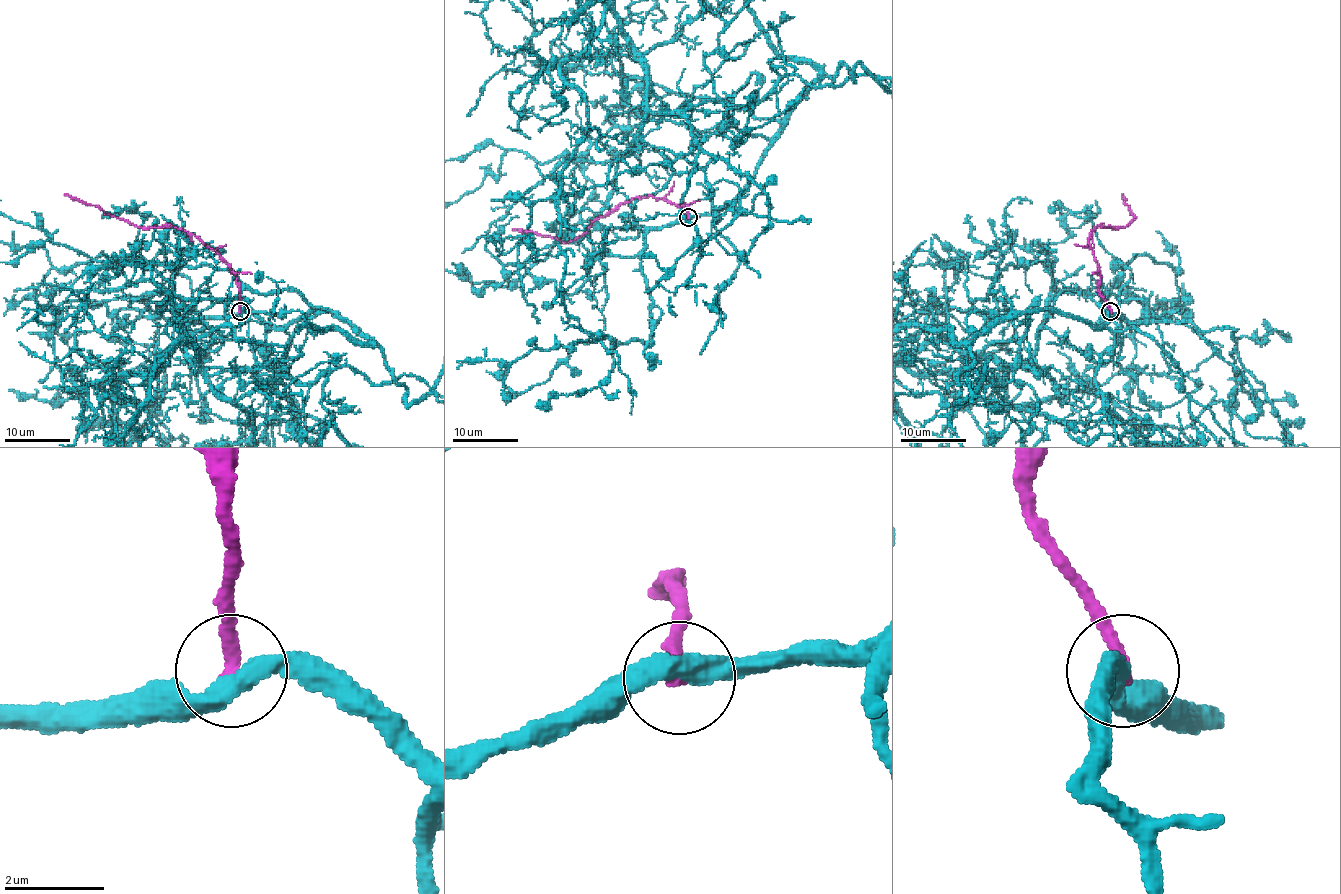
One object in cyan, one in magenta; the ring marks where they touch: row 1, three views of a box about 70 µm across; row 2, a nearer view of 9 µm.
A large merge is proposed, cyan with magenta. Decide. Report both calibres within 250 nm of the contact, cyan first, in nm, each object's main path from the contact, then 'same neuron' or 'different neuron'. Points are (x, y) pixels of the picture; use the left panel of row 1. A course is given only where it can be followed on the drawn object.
400/280 nm | cyan via (240, 311), (286, 327), (328, 309), (371, 342), (301, 326), (211, 335), (258, 347) | magenta via (240, 311), (237, 273), (193, 234), (170, 226), (139, 228), (84, 202), (72, 200), (64, 193) | different neuron

